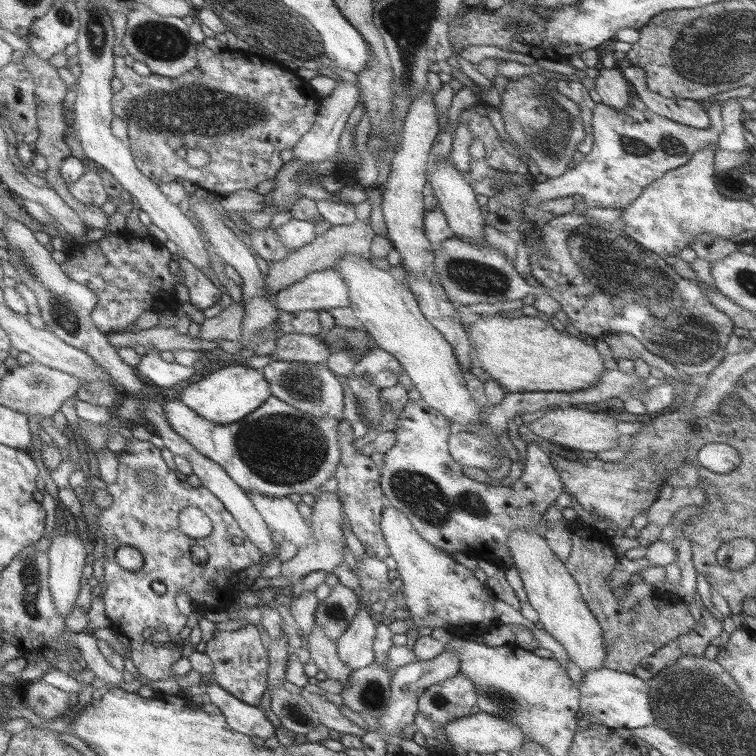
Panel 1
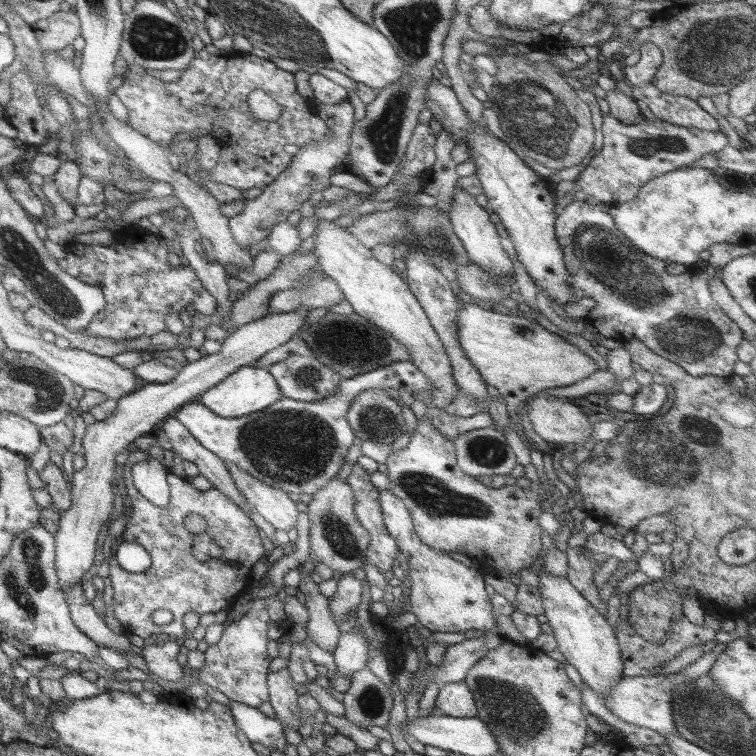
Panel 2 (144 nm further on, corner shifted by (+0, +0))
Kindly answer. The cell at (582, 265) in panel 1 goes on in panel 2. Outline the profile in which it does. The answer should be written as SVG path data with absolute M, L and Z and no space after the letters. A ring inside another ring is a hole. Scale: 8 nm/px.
M567 204L555 218L555 238L563 252L571 302L585 302L587 298L595 302L585 322L599 332L599 338L639 340L695 378L733 376L735 350L743 342L743 332L711 300L707 280L711 274L719 278L719 268L707 264L707 272L701 274L689 266L679 276L665 272L667 264L635 248L615 228L611 214L601 204Z

